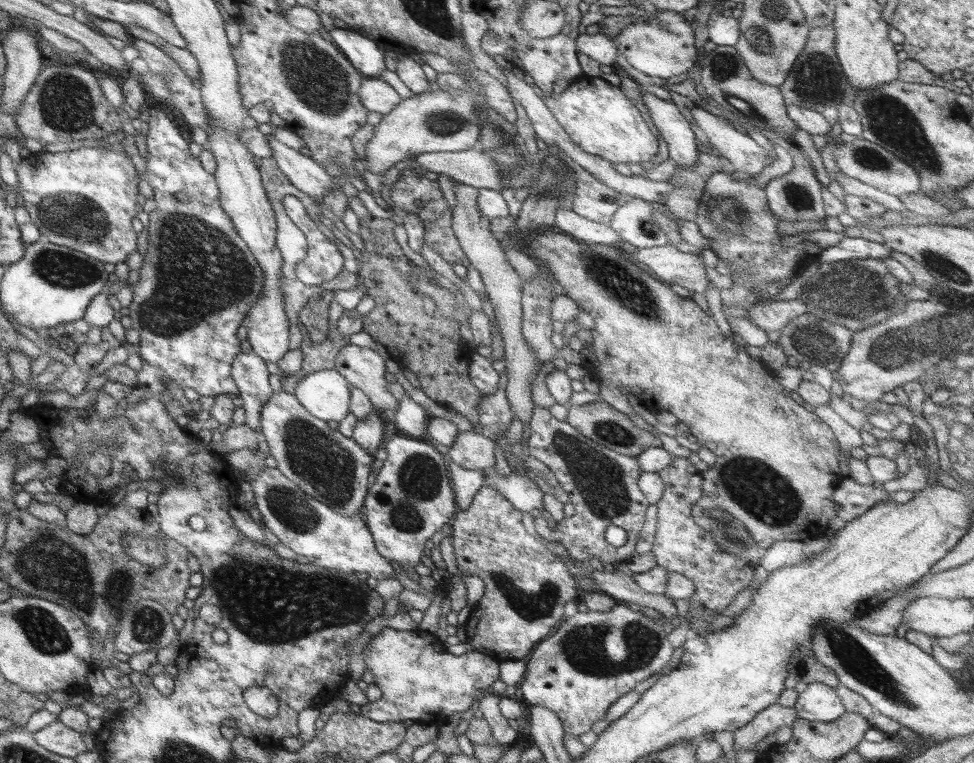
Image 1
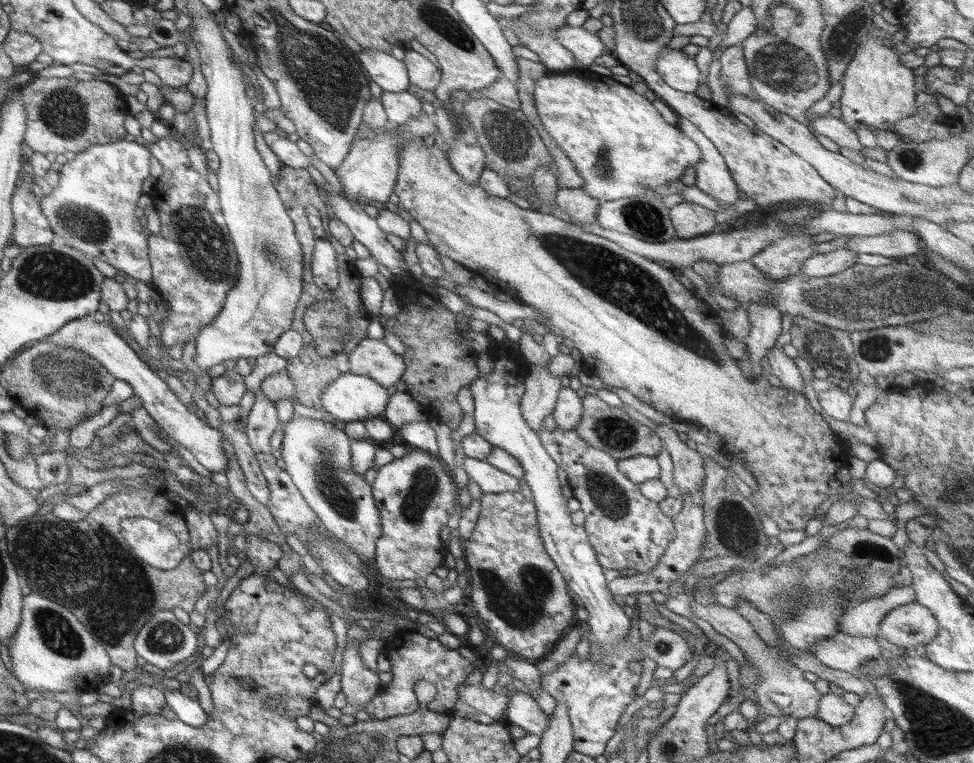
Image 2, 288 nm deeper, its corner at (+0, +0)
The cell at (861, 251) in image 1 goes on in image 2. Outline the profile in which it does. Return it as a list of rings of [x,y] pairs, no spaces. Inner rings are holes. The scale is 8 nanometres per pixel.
[[[847,246],[841,250],[827,252],[827,254],[813,254],[811,258],[807,258],[803,262],[801,274],[811,276],[811,278],[839,274],[839,272],[843,272],[855,264],[855,256],[857,256],[857,252],[849,250]]]

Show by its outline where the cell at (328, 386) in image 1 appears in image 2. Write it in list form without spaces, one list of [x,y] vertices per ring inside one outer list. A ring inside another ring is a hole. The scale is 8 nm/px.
[[[345,372],[321,390],[319,400],[321,410],[325,410],[341,424],[349,424],[381,418],[389,396],[385,388],[375,384],[371,378]]]

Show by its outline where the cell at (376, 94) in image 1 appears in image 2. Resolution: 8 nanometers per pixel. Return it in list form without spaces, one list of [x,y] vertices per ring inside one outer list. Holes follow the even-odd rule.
[[[383,92],[379,96],[379,104],[381,104],[385,118],[387,118],[385,130],[395,128],[399,124],[405,124],[411,118],[417,118],[421,114],[421,102],[407,92],[401,92],[401,94]]]

